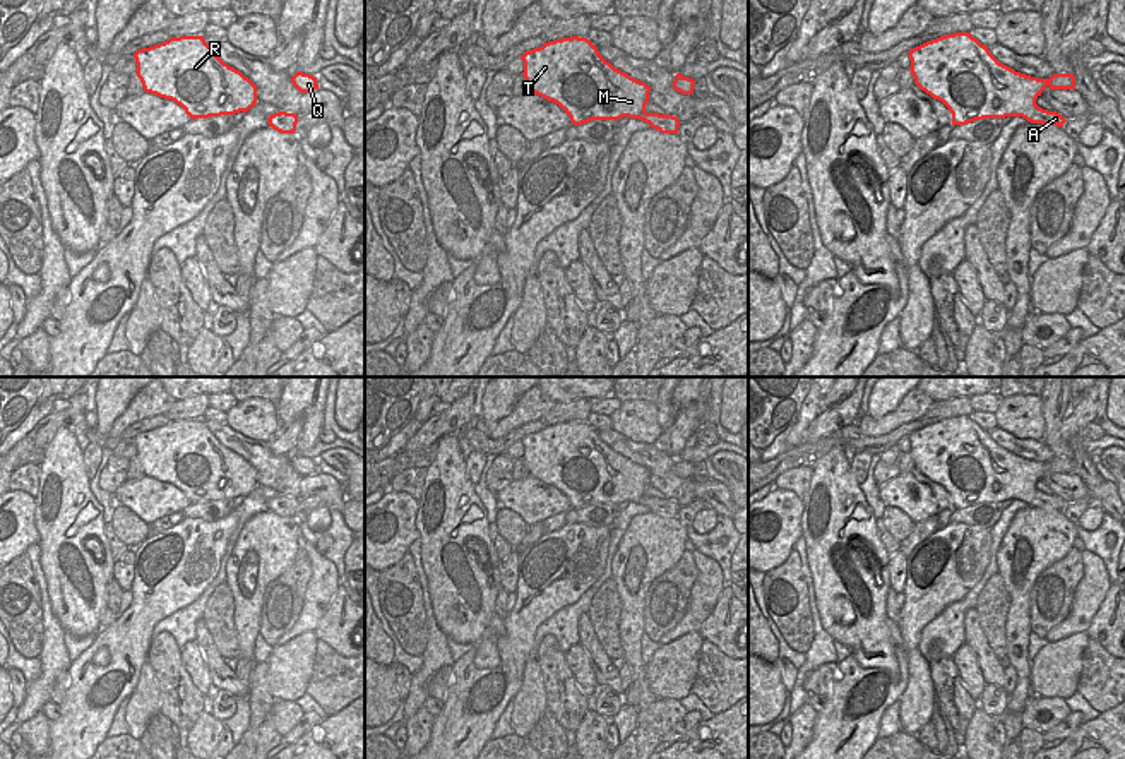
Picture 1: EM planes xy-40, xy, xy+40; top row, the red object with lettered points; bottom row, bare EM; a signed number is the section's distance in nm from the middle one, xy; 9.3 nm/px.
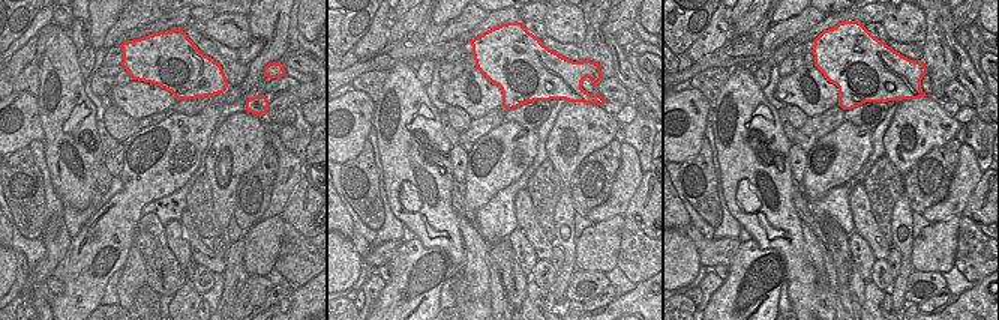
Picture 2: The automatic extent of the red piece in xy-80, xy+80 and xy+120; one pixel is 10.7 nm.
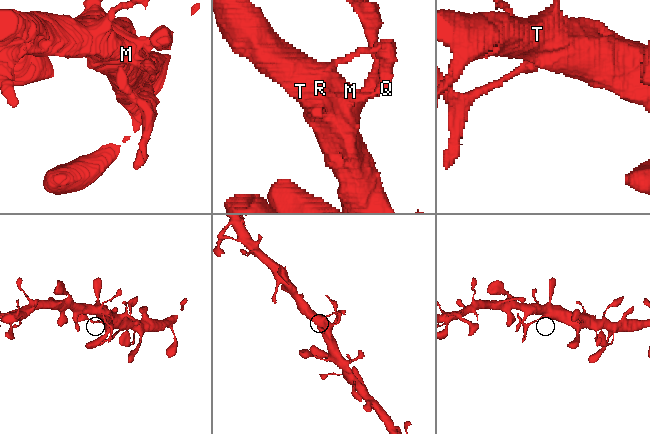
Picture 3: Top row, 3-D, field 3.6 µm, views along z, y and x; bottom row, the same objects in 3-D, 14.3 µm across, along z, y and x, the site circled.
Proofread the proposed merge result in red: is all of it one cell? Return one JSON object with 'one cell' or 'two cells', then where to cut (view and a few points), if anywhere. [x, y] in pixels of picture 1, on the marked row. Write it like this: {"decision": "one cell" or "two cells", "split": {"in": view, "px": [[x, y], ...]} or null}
{"decision": "two cells", "split": {"in": "xy+40", "px": [[1048, 112], [1045, 117], [1029, 120]]}}

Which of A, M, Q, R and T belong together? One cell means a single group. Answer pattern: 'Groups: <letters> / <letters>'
Groups: A / M Q R T

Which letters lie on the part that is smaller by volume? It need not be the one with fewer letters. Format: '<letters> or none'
A

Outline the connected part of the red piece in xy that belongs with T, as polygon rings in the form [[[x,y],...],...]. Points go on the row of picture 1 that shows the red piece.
[[[572,36],[548,41],[522,53],[521,58],[524,62],[522,75],[529,91],[557,103],[574,125],[592,120],[620,120],[623,117],[647,122],[651,117],[661,117],[659,113],[646,111],[651,87],[615,69],[587,38]]]

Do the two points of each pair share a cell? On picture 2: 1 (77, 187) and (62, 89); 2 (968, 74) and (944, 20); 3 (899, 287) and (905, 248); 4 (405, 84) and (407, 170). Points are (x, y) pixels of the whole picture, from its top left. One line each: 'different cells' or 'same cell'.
1: same cell
2: same cell
3: same cell
4: same cell

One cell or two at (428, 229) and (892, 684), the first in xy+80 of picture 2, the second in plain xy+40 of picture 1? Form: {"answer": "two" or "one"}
{"answer": "two"}

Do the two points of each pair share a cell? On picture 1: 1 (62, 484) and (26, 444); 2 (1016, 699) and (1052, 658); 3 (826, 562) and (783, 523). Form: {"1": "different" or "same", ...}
{"1": "different", "2": "different", "3": "different"}

